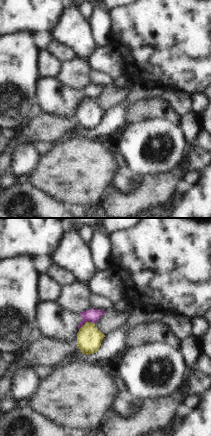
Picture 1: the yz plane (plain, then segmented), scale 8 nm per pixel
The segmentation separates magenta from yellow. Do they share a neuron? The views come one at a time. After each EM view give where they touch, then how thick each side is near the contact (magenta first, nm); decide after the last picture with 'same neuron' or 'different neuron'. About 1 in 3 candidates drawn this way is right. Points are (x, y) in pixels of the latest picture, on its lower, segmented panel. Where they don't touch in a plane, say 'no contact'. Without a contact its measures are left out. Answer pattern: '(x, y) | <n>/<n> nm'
(90, 321) | 110/200 nm

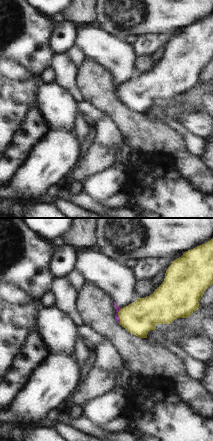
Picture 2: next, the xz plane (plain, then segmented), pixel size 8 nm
(117, 315) | 40/260 nm

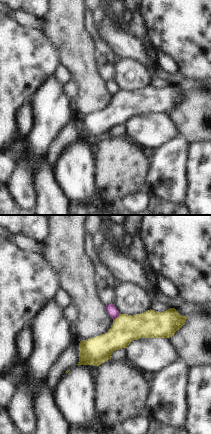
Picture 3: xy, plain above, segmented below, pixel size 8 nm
(116, 317) | 80/220 nm

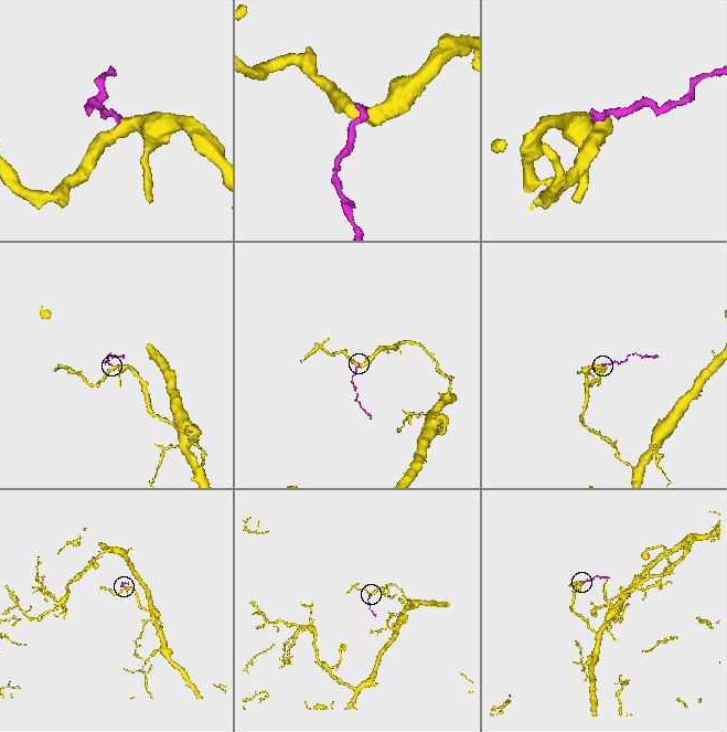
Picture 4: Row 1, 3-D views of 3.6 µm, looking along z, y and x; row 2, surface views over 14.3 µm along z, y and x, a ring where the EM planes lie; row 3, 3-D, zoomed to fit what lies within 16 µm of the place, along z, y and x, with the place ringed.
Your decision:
different neuron

